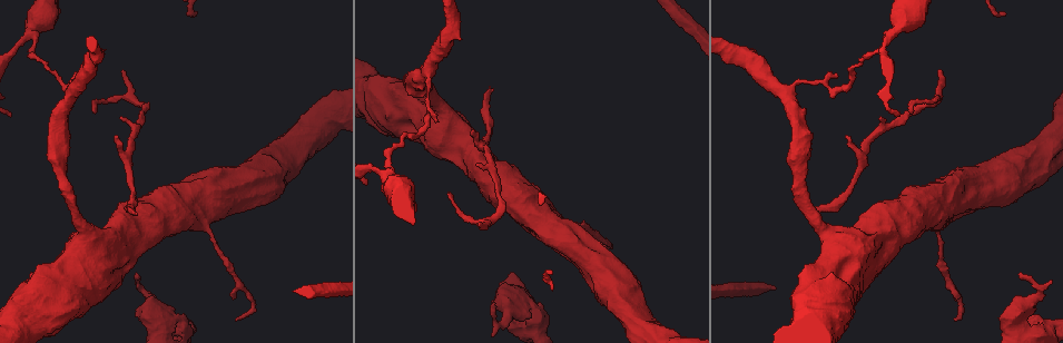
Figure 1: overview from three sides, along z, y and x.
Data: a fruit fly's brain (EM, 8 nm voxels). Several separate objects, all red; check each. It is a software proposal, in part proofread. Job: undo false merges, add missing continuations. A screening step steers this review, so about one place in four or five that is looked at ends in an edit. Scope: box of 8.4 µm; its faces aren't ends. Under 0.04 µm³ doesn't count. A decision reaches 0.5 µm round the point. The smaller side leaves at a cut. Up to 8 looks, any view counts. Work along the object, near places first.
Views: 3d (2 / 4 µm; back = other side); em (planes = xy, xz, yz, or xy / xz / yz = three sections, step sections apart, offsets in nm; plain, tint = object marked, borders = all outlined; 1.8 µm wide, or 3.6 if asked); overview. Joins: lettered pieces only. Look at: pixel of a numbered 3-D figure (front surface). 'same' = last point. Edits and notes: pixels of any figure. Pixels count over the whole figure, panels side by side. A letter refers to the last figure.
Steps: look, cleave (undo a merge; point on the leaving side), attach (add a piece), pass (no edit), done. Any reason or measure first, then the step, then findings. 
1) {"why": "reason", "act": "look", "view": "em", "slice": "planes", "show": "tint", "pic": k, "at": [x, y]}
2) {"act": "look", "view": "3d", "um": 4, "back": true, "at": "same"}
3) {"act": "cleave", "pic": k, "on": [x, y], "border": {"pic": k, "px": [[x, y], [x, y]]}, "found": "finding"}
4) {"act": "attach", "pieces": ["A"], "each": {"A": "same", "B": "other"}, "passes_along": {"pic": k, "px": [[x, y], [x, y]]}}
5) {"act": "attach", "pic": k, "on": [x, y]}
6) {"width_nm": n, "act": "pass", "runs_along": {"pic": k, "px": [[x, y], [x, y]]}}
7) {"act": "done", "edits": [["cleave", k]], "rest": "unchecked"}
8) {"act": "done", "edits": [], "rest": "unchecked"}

{"why": "an open end", "act": "look", "view": "em", "slice": "planes", "show": "plain", "pic": 1, "at": [489, 87]}

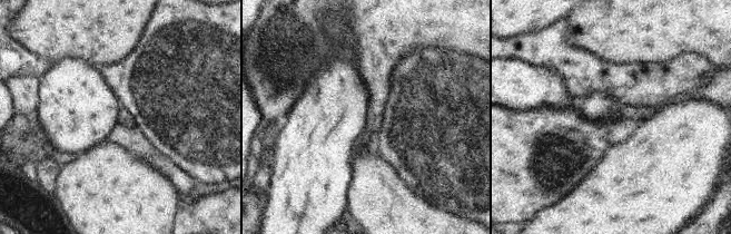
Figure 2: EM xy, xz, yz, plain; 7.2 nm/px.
{"why": "what lies round it", "act": "look", "view": "em", "slice": "planes", "show": "borders", "at": "same"}

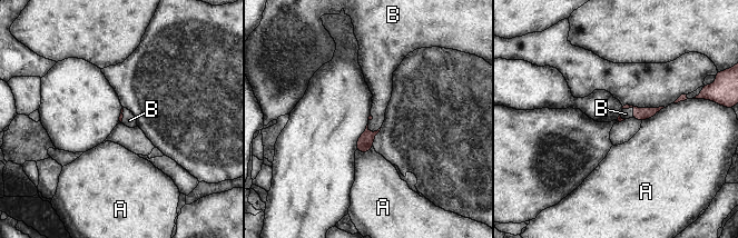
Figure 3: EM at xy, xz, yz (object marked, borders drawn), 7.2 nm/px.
{"act": "attach", "pieces": ["B"], "each": {"A": "other", "B": "same"}, "passes_along": {"pic": 3, "px": [[641, 113], [630, 107], [626, 113]]}, "found": "it goes on there"}

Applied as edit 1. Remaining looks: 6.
{"why": "an open end", "act": "look", "view": "em", "slice": "xy", "step": 16, "show": "tint", "pic": 1, "at": [114, 138]}

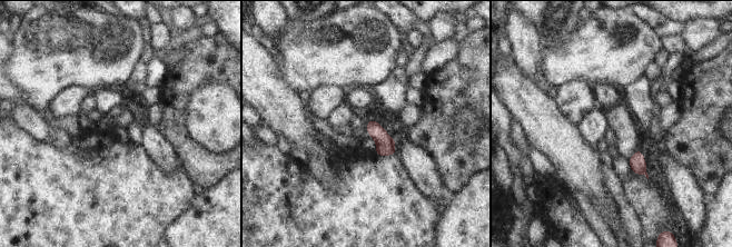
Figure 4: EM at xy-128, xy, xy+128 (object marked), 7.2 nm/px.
{"why": "cut it another way", "act": "look", "view": "em", "slice": "planes", "show": "borders", "at": "same"}

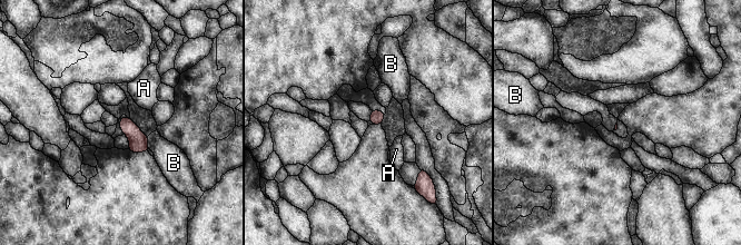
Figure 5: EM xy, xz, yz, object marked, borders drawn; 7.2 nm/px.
{"act": "pass", "each": {"A": "other", "B": "other"}, "border": {"pic": 5, "px": [[147, 136], [149, 148]]}, "found": "none of them fits"}

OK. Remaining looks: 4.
{"why": "free end", "act": "look", "view": "em", "slice": "planes", "show": "plain", "pic": 1, "at": [121, 70]}

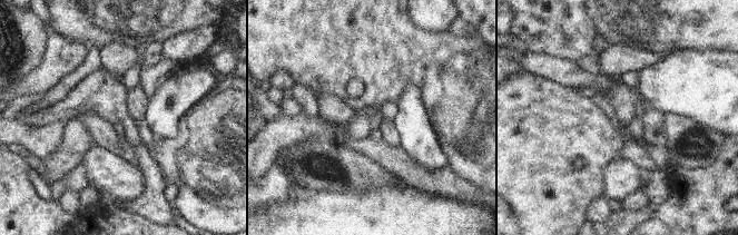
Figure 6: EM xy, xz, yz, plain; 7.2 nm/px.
{"why": "see the neighbours", "act": "look", "view": "em", "slice": "planes", "show": "borders", "at": "same"}

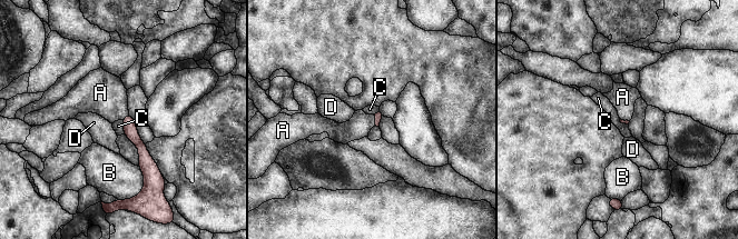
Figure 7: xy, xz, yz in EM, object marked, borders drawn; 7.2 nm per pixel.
{"act": "attach", "pieces": ["A"], "each": {"A": "same", "B": "other", "C": "other", "D": "other"}, "passes_along": {"pic": 7, "px": [[377, 116], [375, 120], [360, 125]]}, "found": "it goes on there"}

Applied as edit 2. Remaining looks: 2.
{"act": "done", "edits": [["attach", 3], ["attach", 7]], "rest": "unchecked"}

